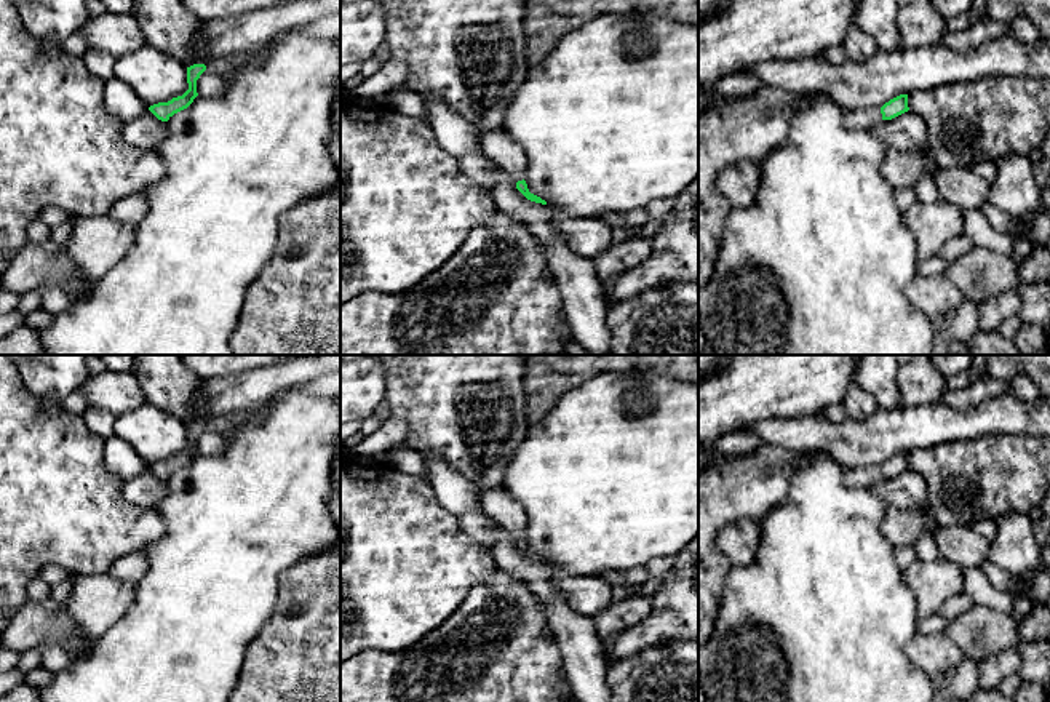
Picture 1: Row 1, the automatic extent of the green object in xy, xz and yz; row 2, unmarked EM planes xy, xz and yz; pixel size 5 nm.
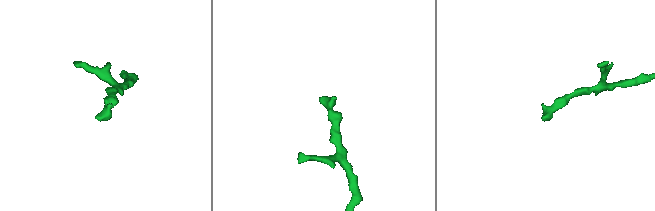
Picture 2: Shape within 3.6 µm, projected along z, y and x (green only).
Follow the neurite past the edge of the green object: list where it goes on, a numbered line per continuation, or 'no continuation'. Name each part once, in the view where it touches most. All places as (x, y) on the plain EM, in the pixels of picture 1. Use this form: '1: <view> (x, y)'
1: yz (863, 477)

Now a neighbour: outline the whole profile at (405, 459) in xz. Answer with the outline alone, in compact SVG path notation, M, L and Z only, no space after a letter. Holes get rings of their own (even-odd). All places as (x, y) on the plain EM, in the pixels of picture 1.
M408 446L392 448L384 461L400 472L427 480L424 456Z

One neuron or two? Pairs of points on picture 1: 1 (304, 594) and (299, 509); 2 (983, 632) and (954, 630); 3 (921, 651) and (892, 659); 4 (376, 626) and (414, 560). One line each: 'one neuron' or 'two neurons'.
1: two neurons
2: one neuron
3: two neurons
4: one neuron

